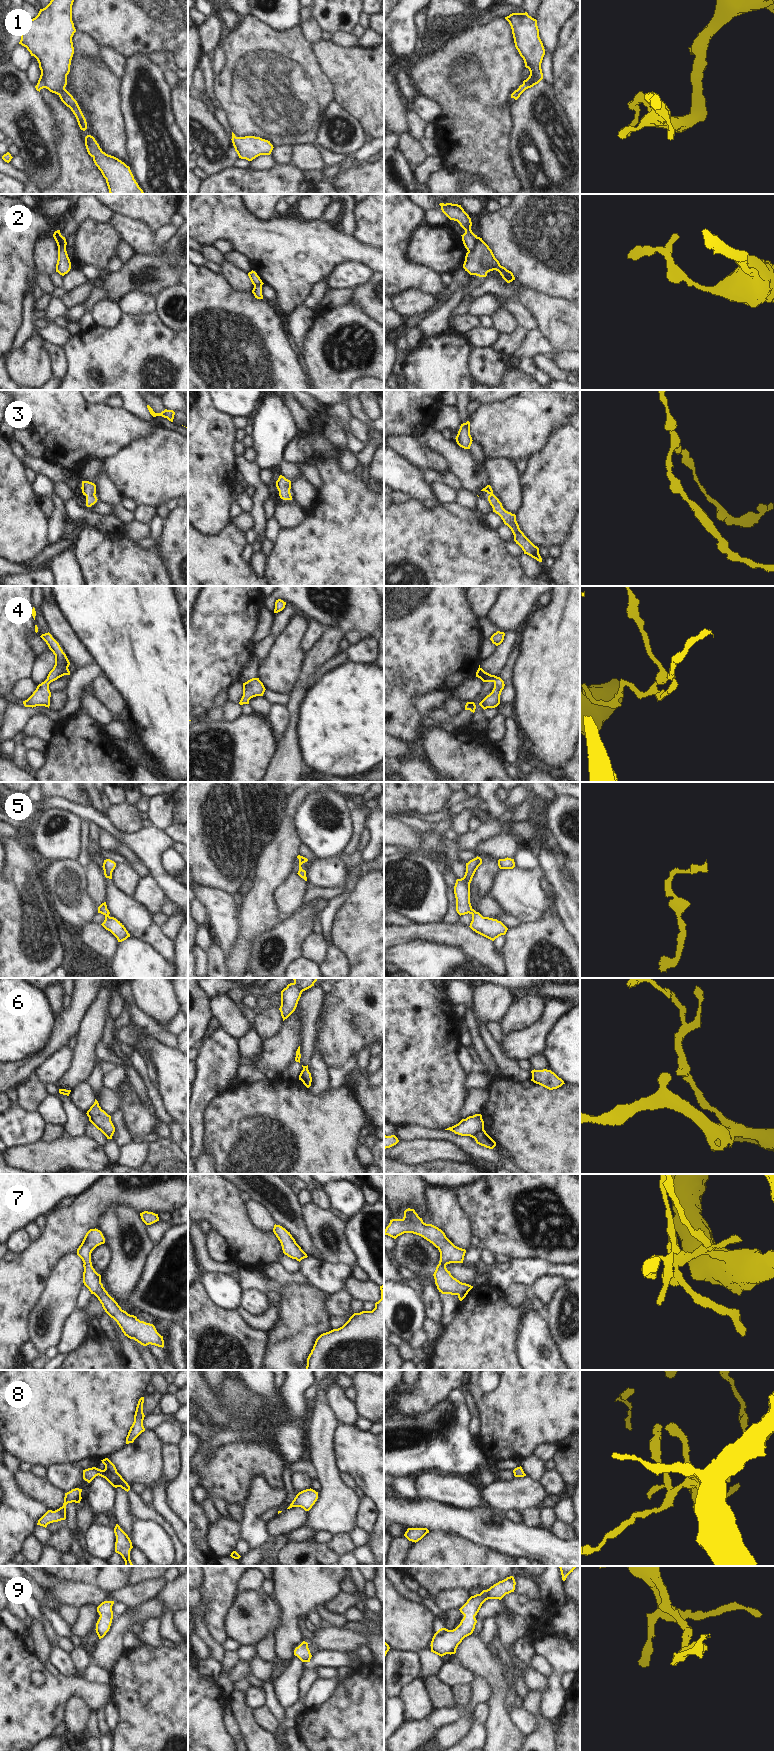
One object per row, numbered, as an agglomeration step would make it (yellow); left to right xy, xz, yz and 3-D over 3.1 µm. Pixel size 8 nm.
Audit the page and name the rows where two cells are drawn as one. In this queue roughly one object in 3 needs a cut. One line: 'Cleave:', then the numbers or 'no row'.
Cleave: 2, 6

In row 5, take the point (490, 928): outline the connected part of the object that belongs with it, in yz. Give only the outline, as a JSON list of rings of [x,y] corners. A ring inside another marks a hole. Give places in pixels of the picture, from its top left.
[[[476,857],[466,863],[466,872],[463,878],[457,879],[454,886],[454,894],[456,898],[456,911],[461,915],[471,914],[472,921],[470,928],[476,933],[494,941],[501,935],[505,935],[508,928],[497,919],[483,917],[479,912],[476,912],[470,903],[470,883],[472,878],[482,864],[482,859]]]

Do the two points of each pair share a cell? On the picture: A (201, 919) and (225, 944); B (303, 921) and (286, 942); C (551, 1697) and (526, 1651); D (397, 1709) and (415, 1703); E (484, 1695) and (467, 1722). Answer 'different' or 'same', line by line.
A: different
B: same
C: different
D: different
E: same

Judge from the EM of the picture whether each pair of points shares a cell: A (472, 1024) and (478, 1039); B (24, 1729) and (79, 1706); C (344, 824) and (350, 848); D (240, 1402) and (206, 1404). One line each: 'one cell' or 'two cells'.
A: one cell
B: two cells
C: two cells
D: one cell

